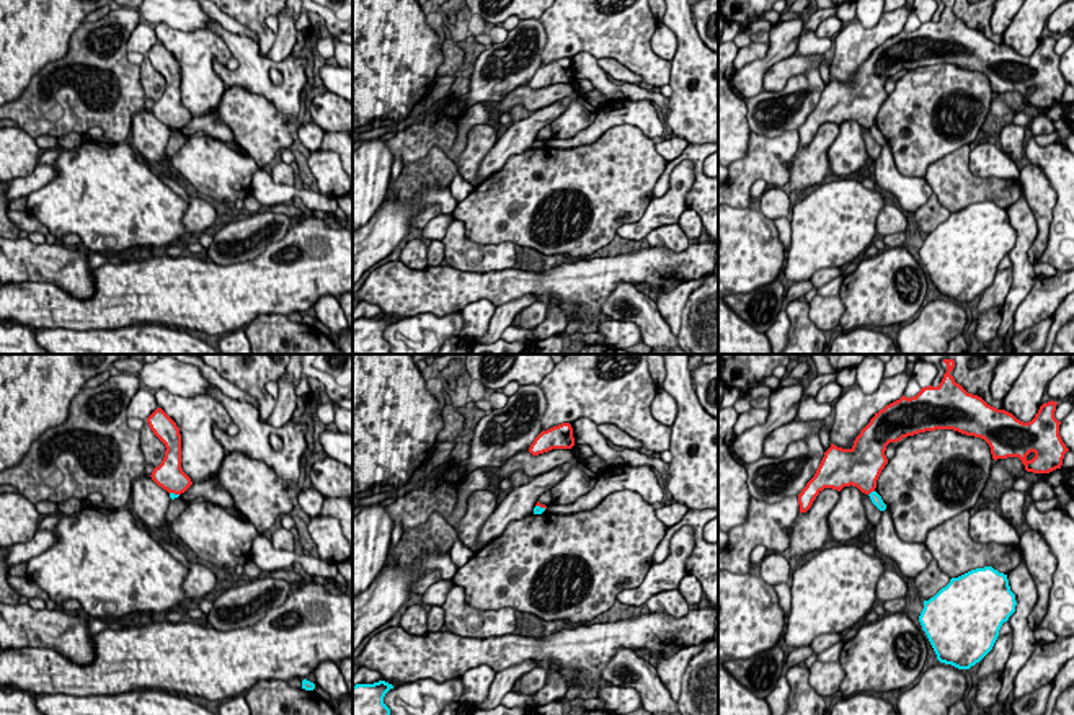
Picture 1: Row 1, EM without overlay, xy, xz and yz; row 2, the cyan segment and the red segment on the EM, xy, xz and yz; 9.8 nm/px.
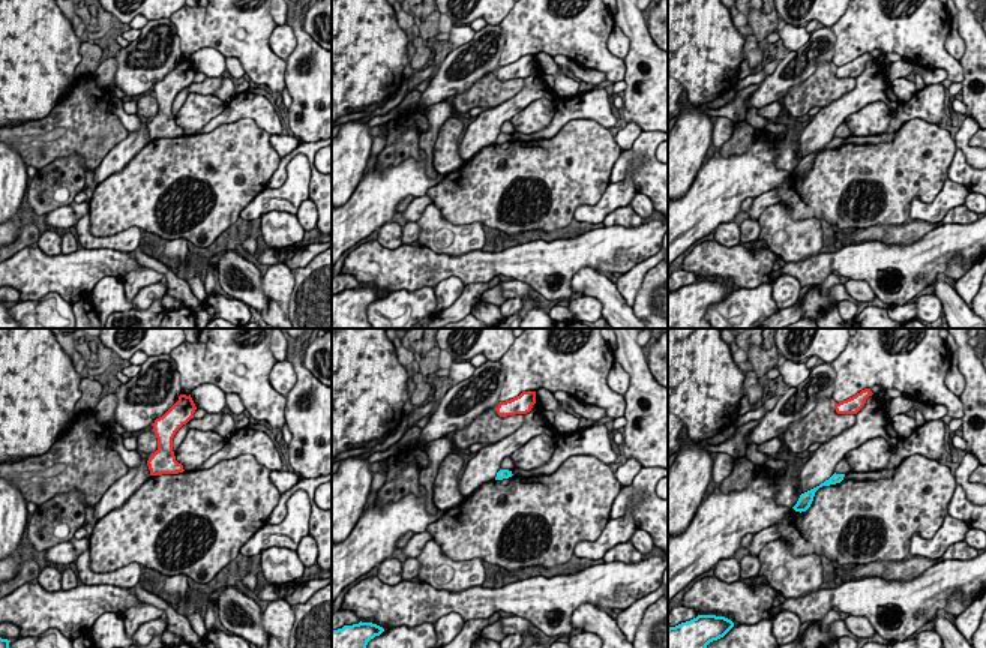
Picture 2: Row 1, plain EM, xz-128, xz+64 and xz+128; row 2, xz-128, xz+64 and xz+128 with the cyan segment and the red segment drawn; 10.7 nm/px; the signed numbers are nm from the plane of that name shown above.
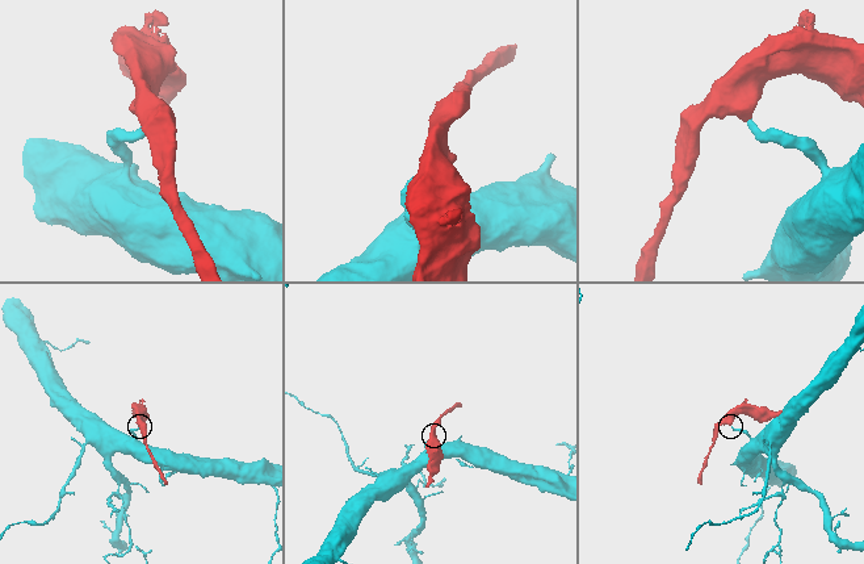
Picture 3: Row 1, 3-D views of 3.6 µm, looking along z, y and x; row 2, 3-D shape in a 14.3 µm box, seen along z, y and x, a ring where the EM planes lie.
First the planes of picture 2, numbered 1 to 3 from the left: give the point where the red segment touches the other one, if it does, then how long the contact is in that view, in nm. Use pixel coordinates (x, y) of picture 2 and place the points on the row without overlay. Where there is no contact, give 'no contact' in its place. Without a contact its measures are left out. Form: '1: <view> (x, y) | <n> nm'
1: no contact
2: no contact
3: no contact

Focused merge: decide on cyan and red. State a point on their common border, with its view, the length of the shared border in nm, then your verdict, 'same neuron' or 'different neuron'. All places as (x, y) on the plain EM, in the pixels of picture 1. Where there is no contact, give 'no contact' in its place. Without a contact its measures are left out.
contact yz (870, 128); length 80 nm; different neuron

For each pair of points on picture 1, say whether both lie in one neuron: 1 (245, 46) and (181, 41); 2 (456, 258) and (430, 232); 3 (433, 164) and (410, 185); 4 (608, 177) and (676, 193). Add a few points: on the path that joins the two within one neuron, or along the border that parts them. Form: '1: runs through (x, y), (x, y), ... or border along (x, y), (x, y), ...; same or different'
1: border along (211, 30), (234, 56); different
2: border along (454, 219), (441, 239); different
3: runs through (428, 168), (415, 180); same
4: border along (653, 196), (639, 219), (625, 222); different

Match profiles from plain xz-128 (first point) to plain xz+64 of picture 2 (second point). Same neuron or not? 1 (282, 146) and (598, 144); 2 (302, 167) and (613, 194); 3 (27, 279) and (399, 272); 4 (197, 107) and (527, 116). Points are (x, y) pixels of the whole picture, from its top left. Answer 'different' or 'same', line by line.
1: different
2: same
3: same
4: same

